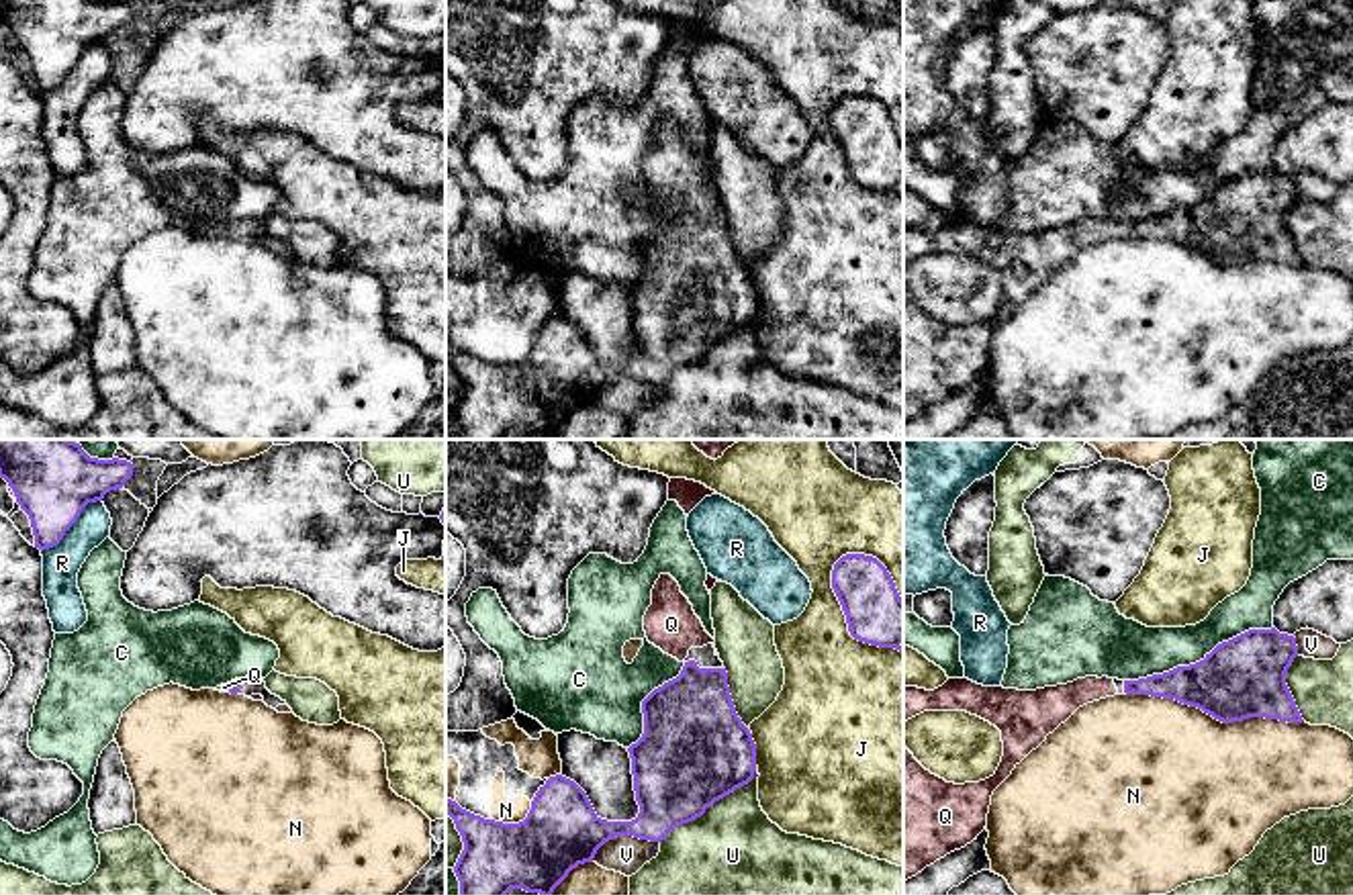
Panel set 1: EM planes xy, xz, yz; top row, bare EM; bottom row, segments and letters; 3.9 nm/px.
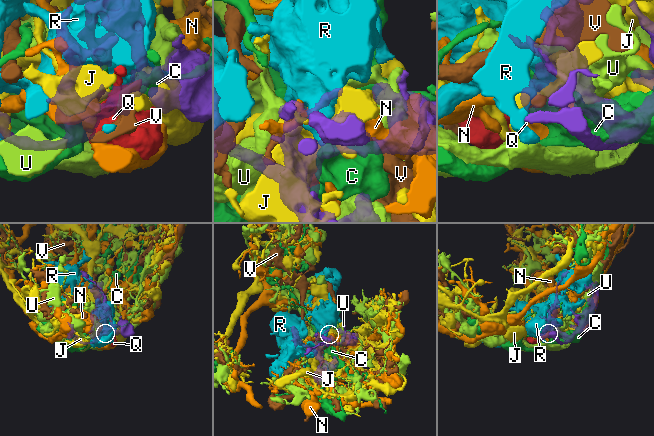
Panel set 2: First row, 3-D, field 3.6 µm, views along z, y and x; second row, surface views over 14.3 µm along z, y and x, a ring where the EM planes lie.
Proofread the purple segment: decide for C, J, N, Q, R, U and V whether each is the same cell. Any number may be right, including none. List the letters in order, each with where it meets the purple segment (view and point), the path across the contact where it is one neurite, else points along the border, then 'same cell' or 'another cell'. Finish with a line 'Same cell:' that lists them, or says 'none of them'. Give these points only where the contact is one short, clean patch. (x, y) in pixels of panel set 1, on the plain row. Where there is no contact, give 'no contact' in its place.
C: yz (1200, 203) | another cell
J: xz (847, 162) | another cell
N: yz (1215, 260) | another cell
Q: xy (229, 231) | across xy (234, 229), (229, 231), (223, 229) | same cell
R: xy (72, 66) | another cell
U: xz (710, 348) | another cell
V: xz (622, 377) | another cell
Same cell: Q

